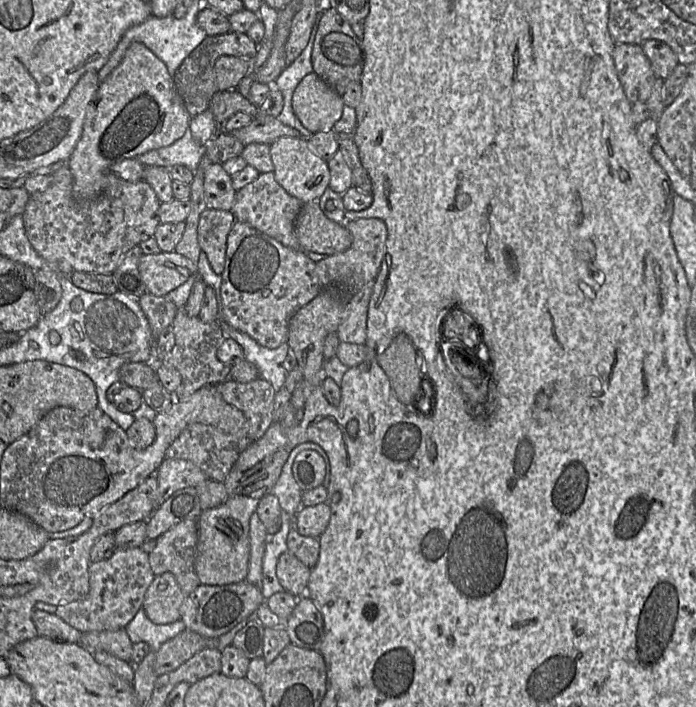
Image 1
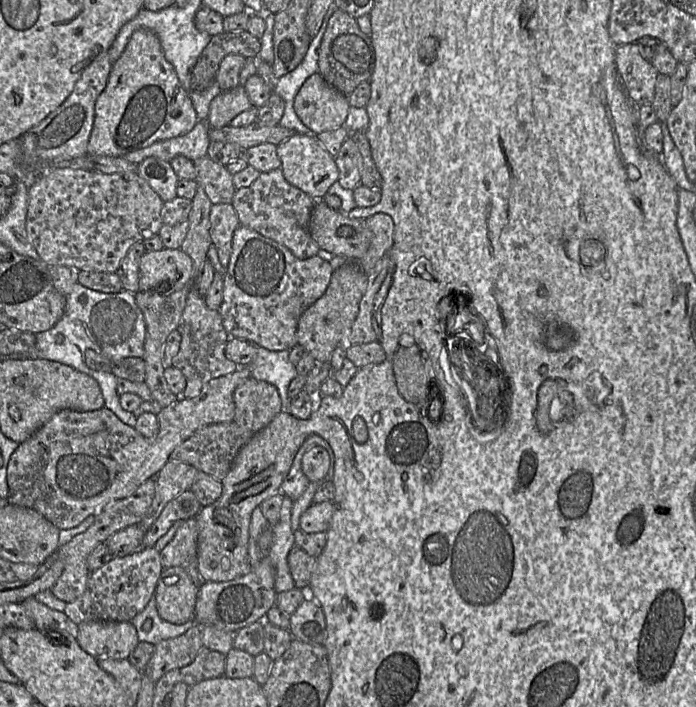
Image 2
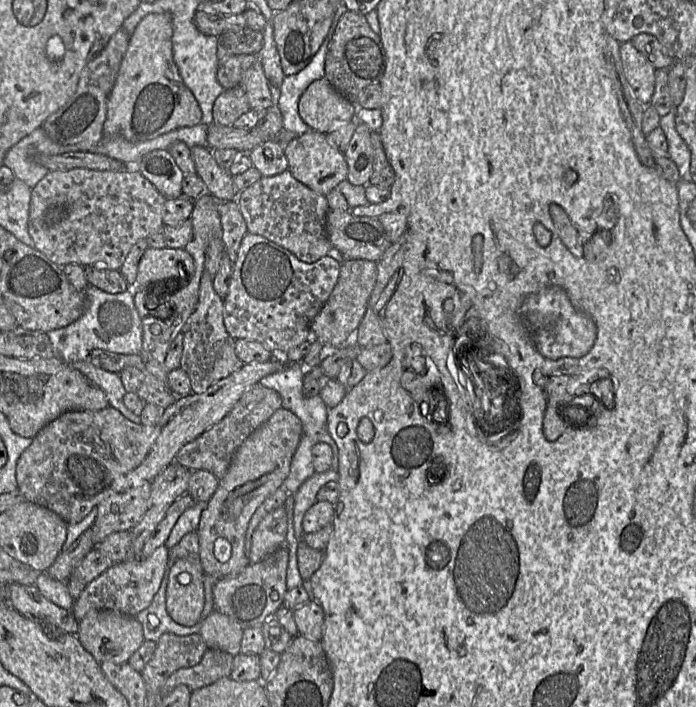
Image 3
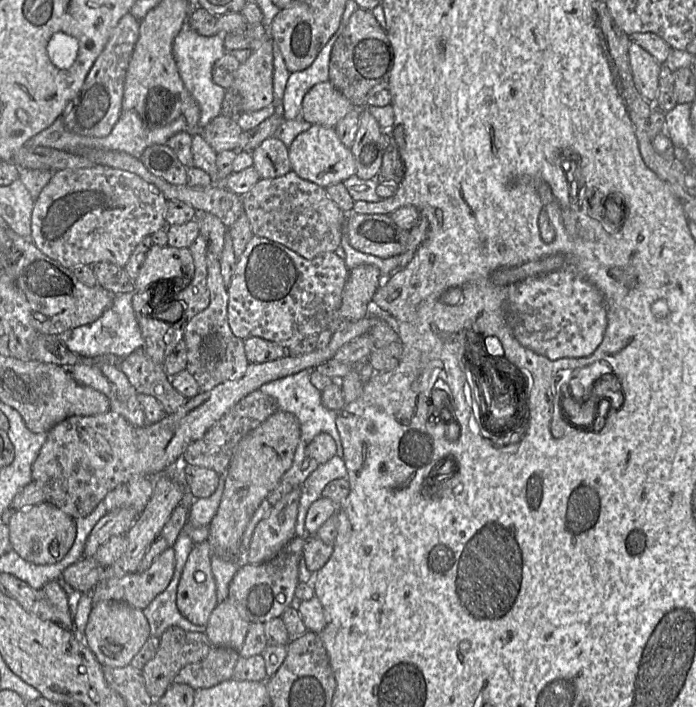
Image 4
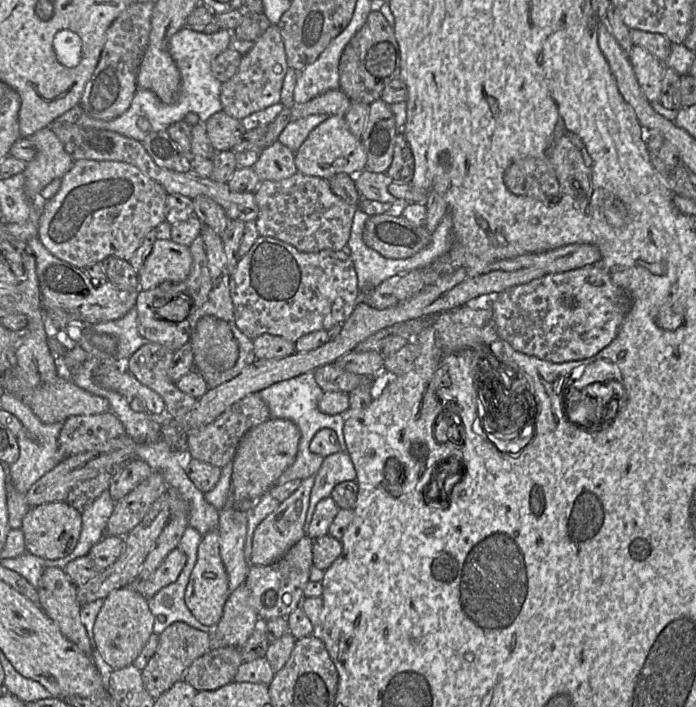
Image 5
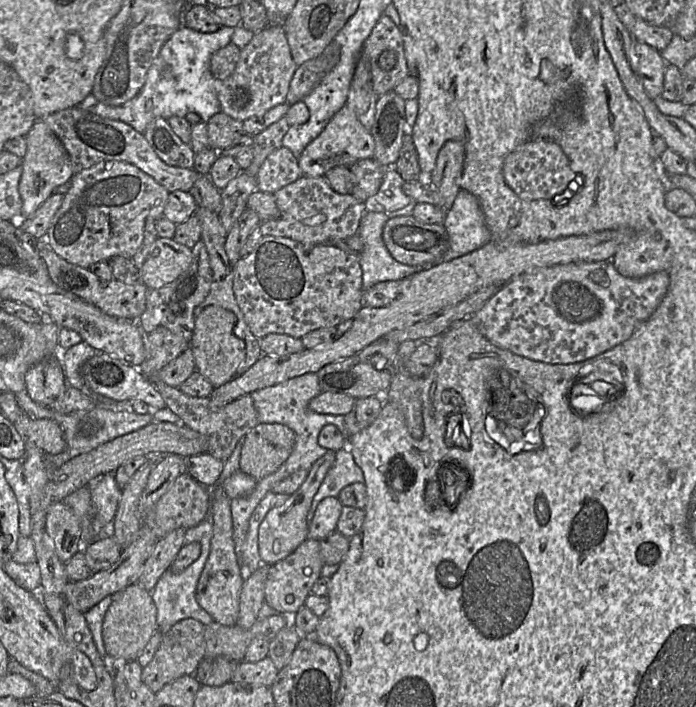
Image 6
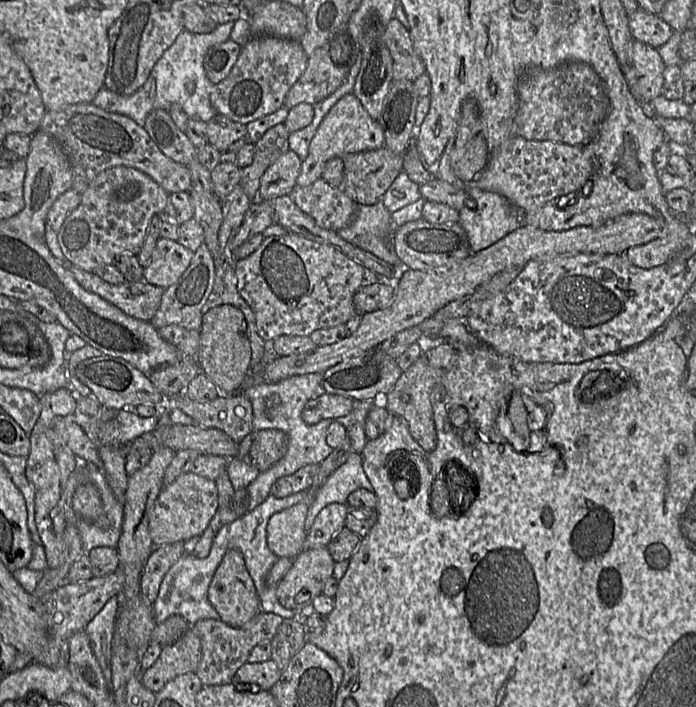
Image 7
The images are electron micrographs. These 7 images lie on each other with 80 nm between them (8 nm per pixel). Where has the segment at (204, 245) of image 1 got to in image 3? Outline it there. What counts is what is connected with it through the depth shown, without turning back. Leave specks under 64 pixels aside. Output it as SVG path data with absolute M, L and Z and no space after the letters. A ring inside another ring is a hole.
M235 200L220 203L218 212L224 250L234 266L241 241L248 232L247 225Z

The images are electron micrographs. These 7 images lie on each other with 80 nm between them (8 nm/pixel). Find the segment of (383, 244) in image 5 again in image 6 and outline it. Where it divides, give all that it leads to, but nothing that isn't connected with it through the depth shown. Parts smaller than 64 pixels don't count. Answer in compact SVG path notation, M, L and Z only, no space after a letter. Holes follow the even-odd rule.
M412 216L389 218L383 227L382 239L390 255L409 266L433 265L449 247L442 224L425 224Z

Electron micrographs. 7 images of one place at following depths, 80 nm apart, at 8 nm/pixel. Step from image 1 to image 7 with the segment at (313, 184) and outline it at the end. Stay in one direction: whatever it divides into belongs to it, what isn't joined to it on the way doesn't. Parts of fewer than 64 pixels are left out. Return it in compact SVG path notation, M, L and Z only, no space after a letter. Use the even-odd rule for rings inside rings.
M351 92L340 98L326 114L312 139L307 157L301 163L298 186L308 186L322 178L327 161L351 153L376 150L384 146L384 133L377 120L370 117L359 99Z

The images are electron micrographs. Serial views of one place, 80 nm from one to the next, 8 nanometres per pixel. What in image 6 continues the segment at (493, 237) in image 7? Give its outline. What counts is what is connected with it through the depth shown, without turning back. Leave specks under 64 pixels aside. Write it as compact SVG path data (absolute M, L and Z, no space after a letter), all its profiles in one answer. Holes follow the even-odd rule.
M461 190L443 221L449 238L449 247L438 262L475 251L493 241L481 206L471 193Z

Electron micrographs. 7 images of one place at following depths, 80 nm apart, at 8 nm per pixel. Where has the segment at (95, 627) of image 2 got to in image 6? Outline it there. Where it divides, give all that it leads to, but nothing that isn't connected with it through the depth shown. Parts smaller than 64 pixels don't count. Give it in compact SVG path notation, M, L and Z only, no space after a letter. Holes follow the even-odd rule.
M138 583L112 596L103 620L102 638L108 659L112 662L135 661L144 650L152 635L158 631L156 607L150 592Z

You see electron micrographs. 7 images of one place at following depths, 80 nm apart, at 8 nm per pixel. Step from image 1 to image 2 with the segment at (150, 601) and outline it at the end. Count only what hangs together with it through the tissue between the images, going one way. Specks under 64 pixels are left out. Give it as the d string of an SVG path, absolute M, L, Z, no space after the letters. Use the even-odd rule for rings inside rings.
M180 567L163 569L155 589L158 615L174 625L184 624L194 617L199 586Z

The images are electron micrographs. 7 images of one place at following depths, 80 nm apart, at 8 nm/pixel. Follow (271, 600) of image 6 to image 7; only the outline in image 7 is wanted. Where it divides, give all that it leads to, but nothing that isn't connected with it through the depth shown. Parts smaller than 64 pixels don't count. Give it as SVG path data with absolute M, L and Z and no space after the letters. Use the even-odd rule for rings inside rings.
M327 547L302 551L277 584L279 603L294 612L310 611L313 600L333 575L335 564Z

